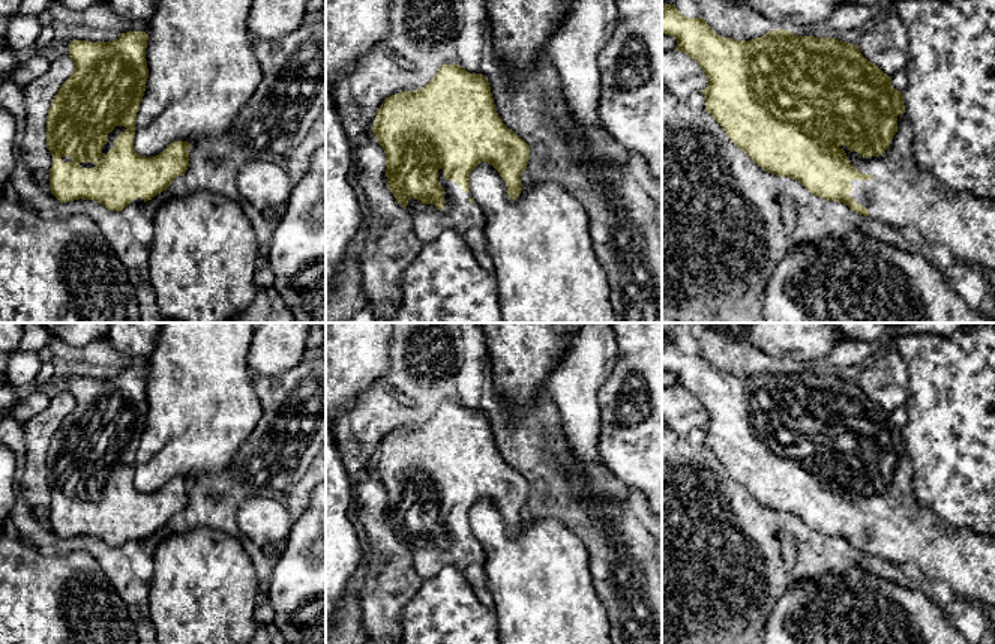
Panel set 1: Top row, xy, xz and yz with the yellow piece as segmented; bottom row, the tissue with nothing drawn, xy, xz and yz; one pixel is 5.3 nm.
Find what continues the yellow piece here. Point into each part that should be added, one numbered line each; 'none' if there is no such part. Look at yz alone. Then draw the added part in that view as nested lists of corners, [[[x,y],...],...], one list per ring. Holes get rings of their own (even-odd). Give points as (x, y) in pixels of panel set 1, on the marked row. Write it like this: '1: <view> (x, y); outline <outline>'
1: yz (902, 194); outline [[[897,116],[897,132],[890,147],[879,156],[861,158],[858,152],[843,149],[848,161],[872,180],[851,180],[849,197],[867,209],[869,216],[891,228],[914,227],[929,245],[947,246],[957,263],[995,272],[995,201],[960,192],[935,179],[918,165],[911,150],[911,123]]]

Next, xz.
1: xz (467, 218); outline [[[438,170],[438,183],[444,188],[444,209],[435,204],[422,204],[417,198],[410,198],[407,210],[413,219],[413,231],[426,245],[437,240],[443,231],[456,230],[465,245],[479,258],[485,270],[494,270],[494,264],[486,251],[485,215],[483,210],[470,200],[471,192],[464,192],[455,180],[444,177],[444,170]]]

